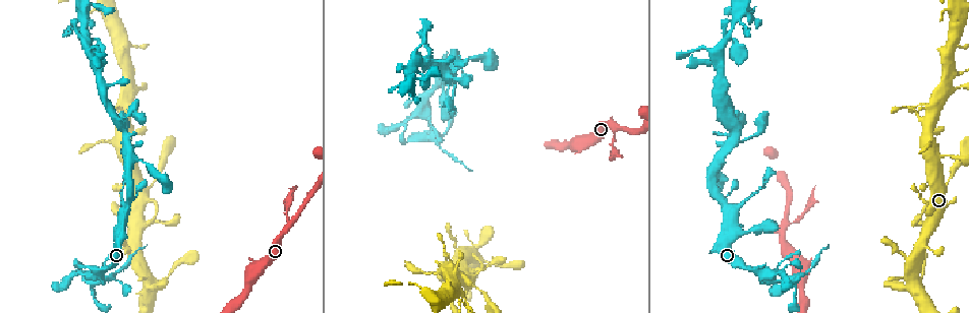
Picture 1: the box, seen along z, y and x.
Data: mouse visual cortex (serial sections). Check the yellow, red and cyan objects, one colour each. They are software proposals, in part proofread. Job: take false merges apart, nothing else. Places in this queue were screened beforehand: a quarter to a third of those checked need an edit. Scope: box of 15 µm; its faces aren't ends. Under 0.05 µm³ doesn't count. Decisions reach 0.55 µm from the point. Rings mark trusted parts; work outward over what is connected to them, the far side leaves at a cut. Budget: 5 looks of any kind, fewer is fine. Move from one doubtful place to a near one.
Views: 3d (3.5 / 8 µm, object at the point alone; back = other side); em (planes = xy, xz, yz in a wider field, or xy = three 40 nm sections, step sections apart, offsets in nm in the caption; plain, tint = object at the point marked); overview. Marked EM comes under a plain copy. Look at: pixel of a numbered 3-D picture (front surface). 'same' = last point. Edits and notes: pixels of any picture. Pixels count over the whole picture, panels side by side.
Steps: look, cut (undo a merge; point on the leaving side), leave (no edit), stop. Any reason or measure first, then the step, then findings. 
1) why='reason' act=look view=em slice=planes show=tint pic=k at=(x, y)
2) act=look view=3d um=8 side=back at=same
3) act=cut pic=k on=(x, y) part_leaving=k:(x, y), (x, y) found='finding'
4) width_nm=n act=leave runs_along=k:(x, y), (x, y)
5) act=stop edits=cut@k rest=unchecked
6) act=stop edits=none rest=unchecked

why='branch point' act=look view=em slice=planes show=tint pic=1 at=(781, 227)

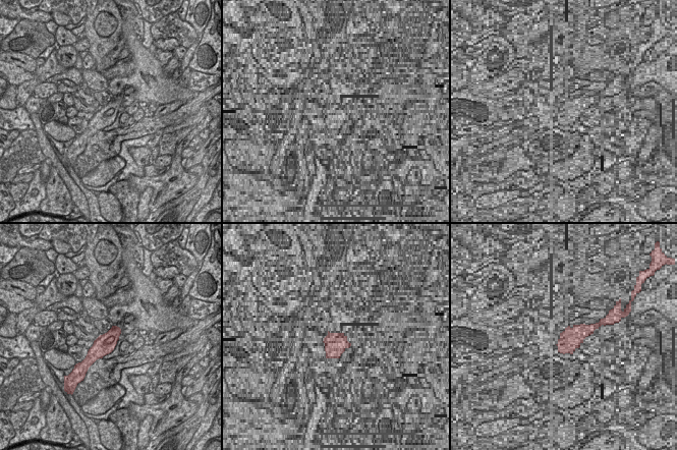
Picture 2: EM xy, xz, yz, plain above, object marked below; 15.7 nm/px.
why='see where the arms go' act=look view=3d um=3.5 at=same

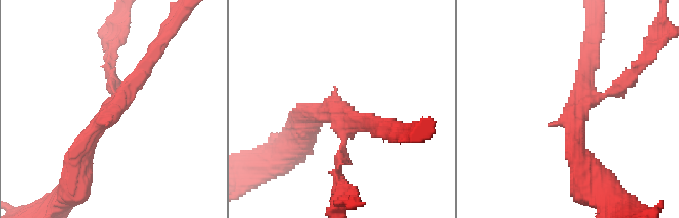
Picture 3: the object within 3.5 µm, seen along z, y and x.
act=cut pic=3 on=(632, 83) part_leaving=3:(598, 97), (629, 80), (666, 28) found='two cells meet here'

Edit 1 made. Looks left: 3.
why='calibre changes' act=look view=3d um=8 pic=1 at=(98, 276)

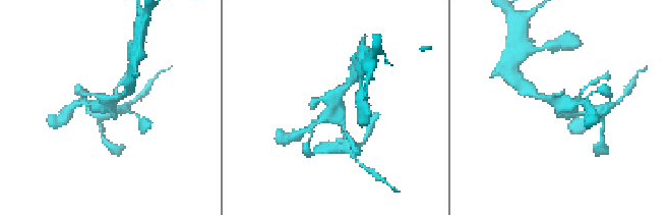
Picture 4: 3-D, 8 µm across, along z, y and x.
why='closer look' act=look view=3d um=3.5 pic=4 at=(335, 110)

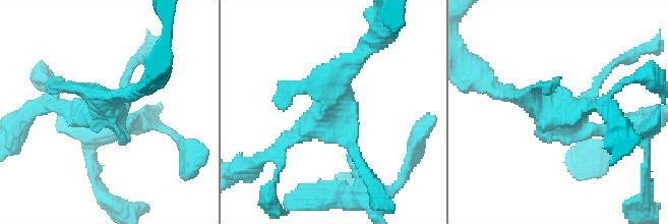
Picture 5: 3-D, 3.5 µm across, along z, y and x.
act=look view=em slice=xy step=2 show=tint pic=5 at=(333, 115)

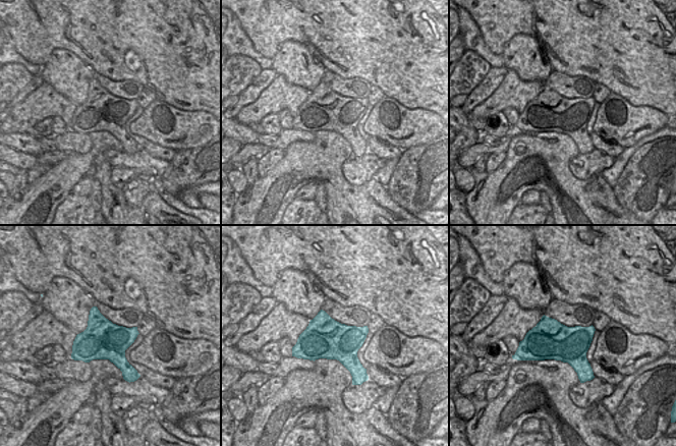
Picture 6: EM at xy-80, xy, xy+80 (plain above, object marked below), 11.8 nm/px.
width_nm=480 act=cut pic=5 on=(323, 206) found='two cells meet here'

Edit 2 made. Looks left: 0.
act=stop edits=cut@3,cut@5 rest=unchecked

